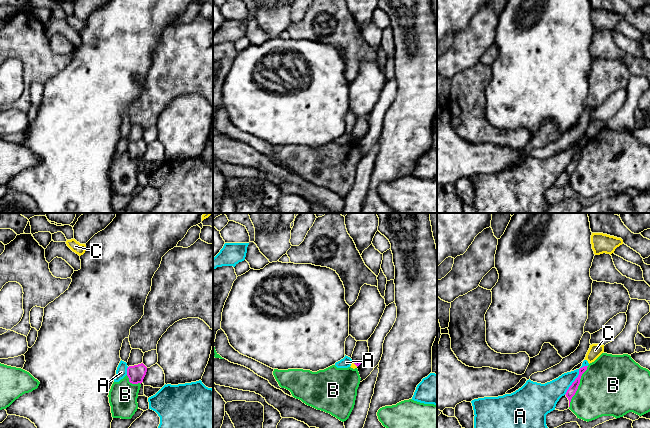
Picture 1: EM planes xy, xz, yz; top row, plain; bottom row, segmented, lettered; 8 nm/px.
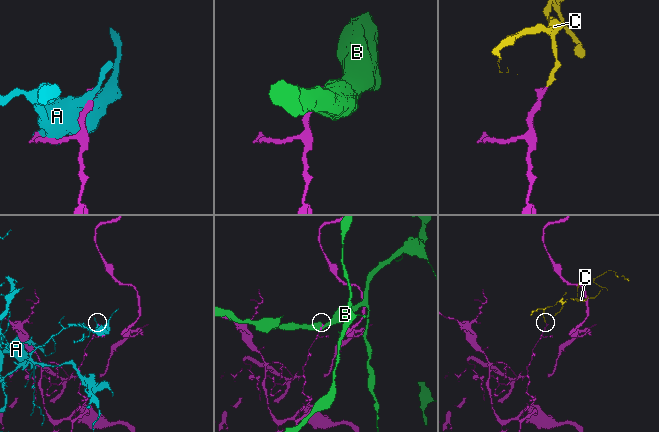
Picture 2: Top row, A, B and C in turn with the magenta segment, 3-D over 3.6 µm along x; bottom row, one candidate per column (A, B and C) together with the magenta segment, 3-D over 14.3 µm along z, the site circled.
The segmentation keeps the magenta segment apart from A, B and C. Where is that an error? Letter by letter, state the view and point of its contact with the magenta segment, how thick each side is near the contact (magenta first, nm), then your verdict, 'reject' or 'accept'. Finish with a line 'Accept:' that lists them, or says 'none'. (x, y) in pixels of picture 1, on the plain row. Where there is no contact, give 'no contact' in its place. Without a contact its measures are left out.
A: yz (576, 154) | 70/180 nm | reject
B: yz (577, 163) | 70/460 nm | reject
C: xz (355, 140) | 50/40 nm | reject
Accept: none

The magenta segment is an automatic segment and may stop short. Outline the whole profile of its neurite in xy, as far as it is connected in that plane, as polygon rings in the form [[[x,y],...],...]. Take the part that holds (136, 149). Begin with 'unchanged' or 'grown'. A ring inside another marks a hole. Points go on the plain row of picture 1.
unchanged | [[[141,139],[127,144],[127,152],[132,160],[142,159],[146,151],[147,143]]]

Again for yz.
unchanged | [[[584,142],[584,143],[582,143],[582,144],[579,145],[579,151],[578,151],[578,153],[575,155],[575,157],[572,159],[572,161],[569,163],[569,165],[567,166],[567,168],[565,170],[566,173],[569,176],[569,183],[570,183],[571,175],[575,171],[575,169],[576,169],[576,167],[578,165],[578,162],[580,160],[581,152],[587,146],[587,143],[588,142]]]

